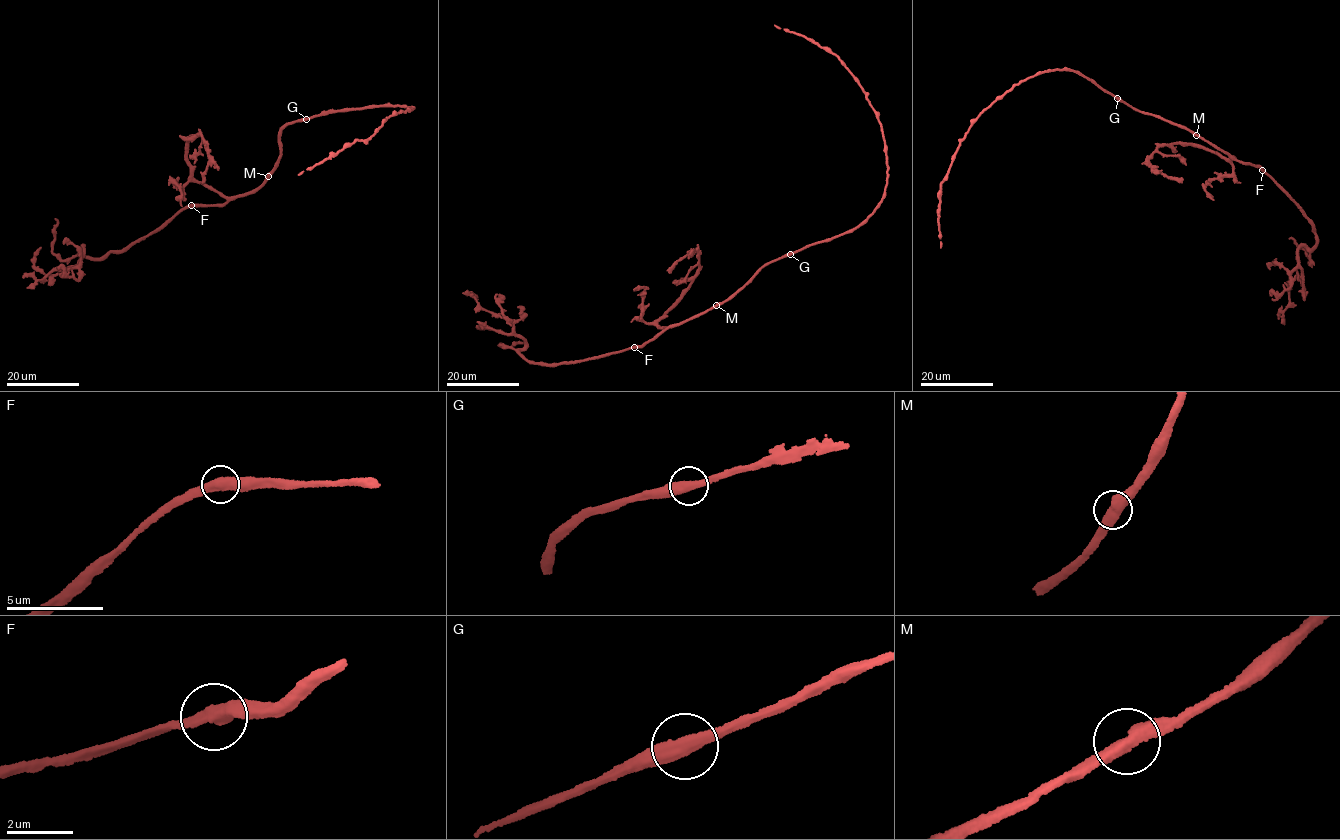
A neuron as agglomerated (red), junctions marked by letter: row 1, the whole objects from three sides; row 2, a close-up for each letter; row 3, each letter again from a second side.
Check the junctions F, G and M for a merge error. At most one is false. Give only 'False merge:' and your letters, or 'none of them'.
False merge: none of them

